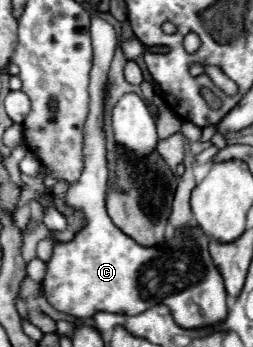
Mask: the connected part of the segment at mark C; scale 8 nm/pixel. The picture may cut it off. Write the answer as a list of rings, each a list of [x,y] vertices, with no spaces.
[[[92,16],[92,46],[94,66],[90,72],[90,108],[84,122],[84,170],[78,182],[70,184],[64,202],[74,210],[82,210],[88,218],[86,226],[66,244],[56,244],[48,262],[46,276],[40,284],[42,296],[58,310],[76,318],[90,318],[96,312],[140,314],[148,310],[154,300],[166,304],[182,328],[202,328],[222,322],[226,318],[226,290],[224,280],[212,264],[208,252],[210,236],[200,232],[198,226],[188,226],[188,232],[168,234],[162,244],[144,248],[116,228],[106,214],[106,136],[104,136],[104,86],[106,74],[116,48],[114,28]]]

